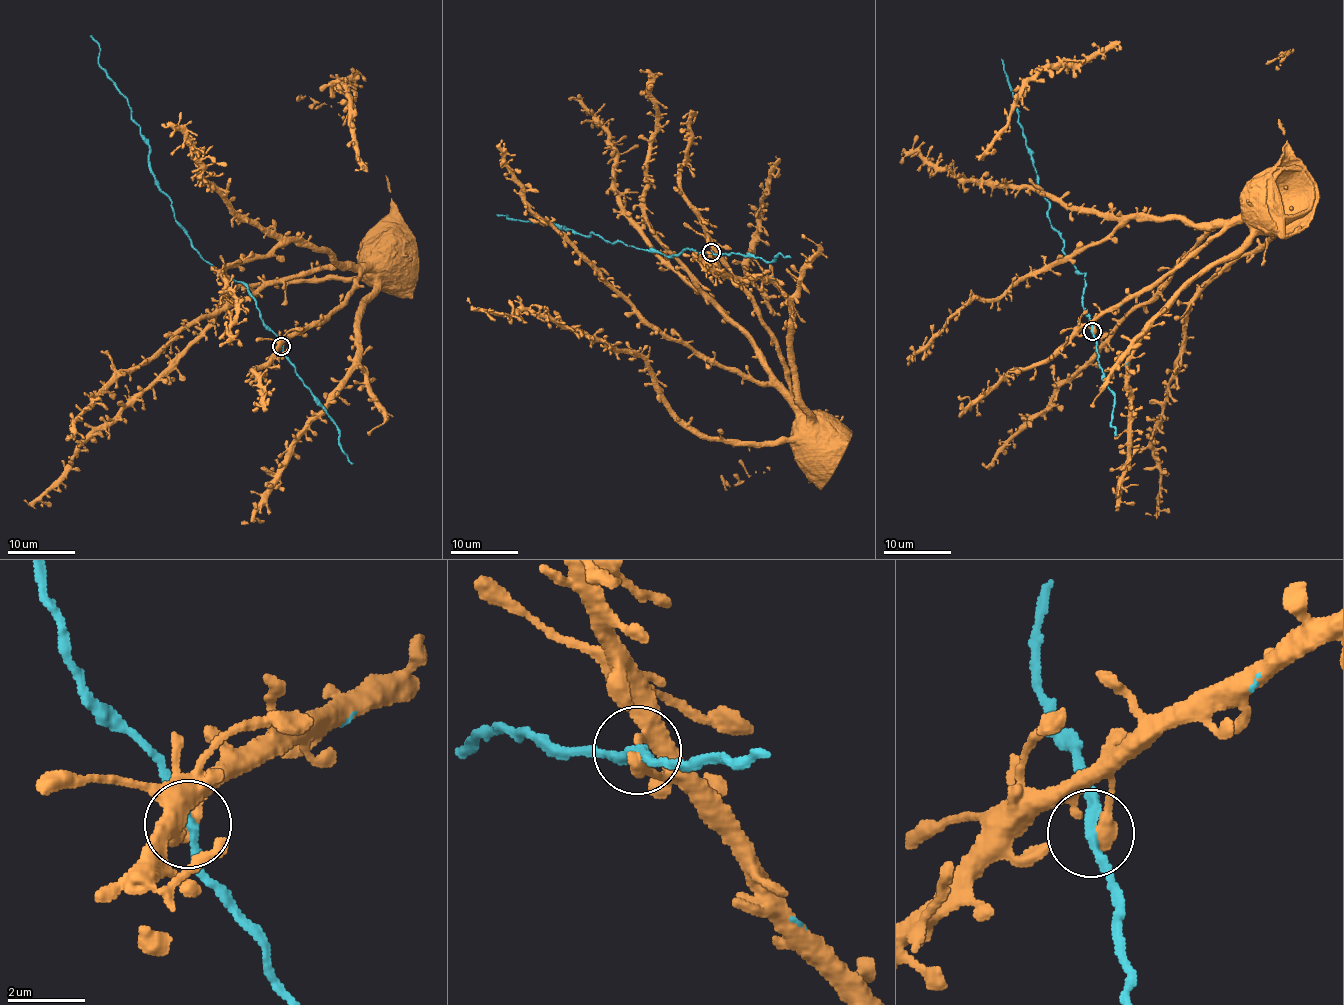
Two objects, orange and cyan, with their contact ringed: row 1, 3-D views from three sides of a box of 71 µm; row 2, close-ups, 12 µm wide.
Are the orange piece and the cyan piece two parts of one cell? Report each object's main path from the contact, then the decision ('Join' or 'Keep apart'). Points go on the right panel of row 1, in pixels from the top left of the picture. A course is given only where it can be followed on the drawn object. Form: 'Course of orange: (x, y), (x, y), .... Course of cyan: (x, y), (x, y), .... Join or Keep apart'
Course of orange: (1092, 331), (1101, 316), (1117, 309), (1189, 260), (1228, 221), (1256, 200). Course of cyan: (1092, 331), (1082, 305), (1085, 274), (1077, 271), (1063, 251), (1061, 234), (1050, 224), (1048, 199), (1001, 59). Join

